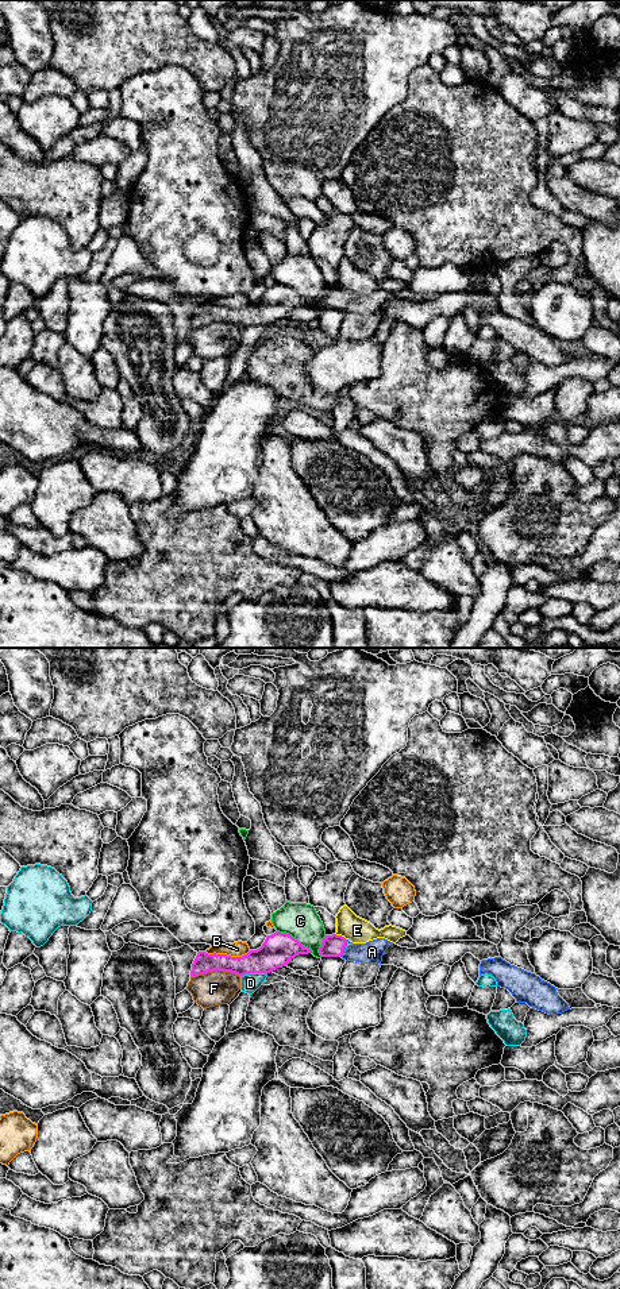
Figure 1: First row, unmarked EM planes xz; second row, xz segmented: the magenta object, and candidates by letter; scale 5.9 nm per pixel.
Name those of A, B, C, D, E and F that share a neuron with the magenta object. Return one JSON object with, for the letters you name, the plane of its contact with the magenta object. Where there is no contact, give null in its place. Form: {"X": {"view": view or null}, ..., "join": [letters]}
{"A": {"view": "xz"}, "join": ["A"]}

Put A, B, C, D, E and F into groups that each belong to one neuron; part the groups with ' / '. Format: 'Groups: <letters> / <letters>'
Groups: A / B / C / D / E / F

